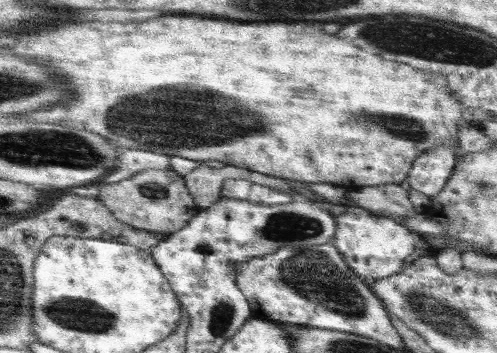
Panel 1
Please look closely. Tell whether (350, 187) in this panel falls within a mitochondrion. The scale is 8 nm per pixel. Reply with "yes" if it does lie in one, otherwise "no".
no

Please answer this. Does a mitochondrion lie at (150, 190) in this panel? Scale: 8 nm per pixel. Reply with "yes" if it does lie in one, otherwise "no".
yes

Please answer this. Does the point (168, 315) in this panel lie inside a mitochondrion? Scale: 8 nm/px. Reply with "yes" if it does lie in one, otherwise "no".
no

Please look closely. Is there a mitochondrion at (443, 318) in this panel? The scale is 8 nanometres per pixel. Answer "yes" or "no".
yes

